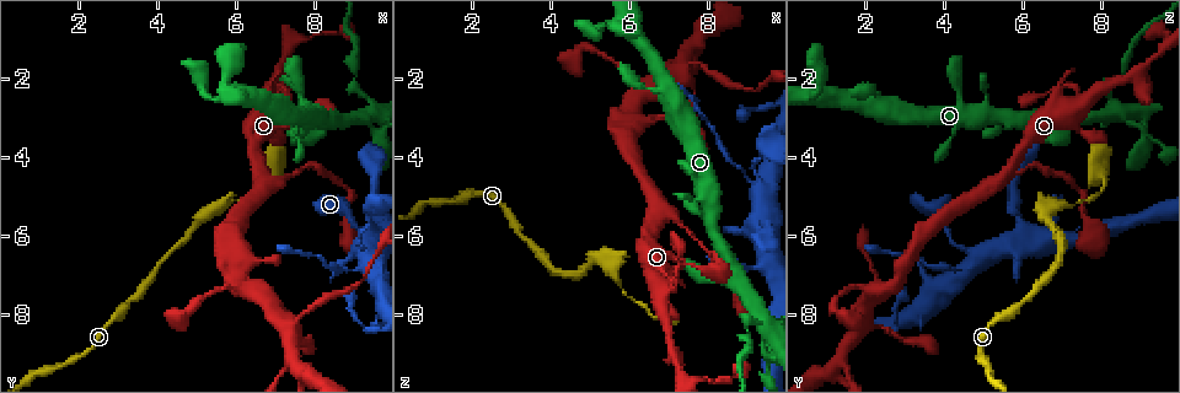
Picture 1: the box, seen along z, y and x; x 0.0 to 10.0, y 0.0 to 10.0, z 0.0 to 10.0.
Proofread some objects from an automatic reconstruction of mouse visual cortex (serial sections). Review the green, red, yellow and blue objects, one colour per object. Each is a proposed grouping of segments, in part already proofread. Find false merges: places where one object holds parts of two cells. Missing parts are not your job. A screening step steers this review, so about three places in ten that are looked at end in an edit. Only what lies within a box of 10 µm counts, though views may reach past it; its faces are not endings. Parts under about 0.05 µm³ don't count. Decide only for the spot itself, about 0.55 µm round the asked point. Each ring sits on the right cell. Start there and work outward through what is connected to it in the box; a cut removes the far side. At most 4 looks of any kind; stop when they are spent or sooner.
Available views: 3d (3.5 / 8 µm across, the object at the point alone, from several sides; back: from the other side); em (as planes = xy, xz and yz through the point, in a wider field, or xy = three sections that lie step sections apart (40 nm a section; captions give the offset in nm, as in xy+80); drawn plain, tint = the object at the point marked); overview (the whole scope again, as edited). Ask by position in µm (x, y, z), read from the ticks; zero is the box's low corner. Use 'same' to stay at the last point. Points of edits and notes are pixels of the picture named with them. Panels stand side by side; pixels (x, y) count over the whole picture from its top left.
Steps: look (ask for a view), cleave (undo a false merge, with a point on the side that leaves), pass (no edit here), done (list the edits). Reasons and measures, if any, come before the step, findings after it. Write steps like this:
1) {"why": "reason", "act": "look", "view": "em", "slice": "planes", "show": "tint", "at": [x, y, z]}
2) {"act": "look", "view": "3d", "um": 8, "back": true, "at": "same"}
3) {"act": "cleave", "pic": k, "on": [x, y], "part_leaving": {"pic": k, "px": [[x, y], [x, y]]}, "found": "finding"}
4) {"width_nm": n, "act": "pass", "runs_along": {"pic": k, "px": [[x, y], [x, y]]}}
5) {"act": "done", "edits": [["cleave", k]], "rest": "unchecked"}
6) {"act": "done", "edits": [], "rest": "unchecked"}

{"why": "calibre changes", "act": "look", "view": "3d", "um": 3.5, "at": [7.50, 4.45, 5.75]}

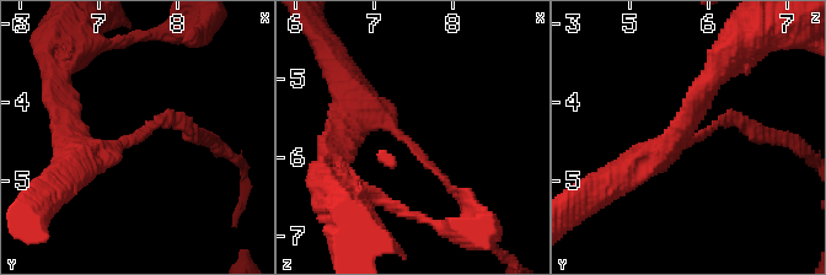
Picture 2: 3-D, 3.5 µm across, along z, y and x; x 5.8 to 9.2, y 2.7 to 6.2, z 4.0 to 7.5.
{"act": "look", "view": "em", "slice": "xy", "step": 3, "show": "tint", "at": [7.50, 4.45, 5.80]}

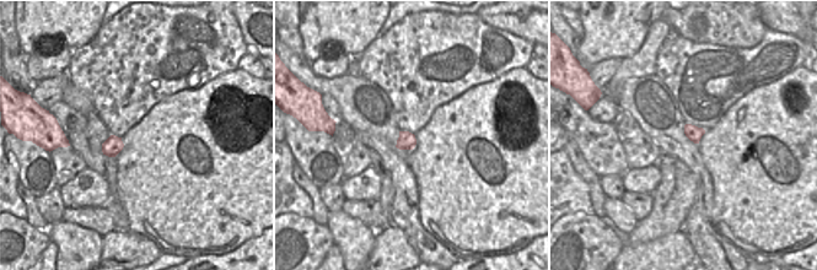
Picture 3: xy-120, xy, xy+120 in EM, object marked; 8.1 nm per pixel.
{"width_nm": 140, "act": "pass", "runs_along": {"pic": 2, "px": [[346, 120], [376, 114], [462, 199]]}, "found": "continuous, no second cell"}

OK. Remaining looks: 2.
{"why": "thin neck", "act": "look", "view": "3d", "um": 3.5, "at": [9.05, 1.95, 8.45]}

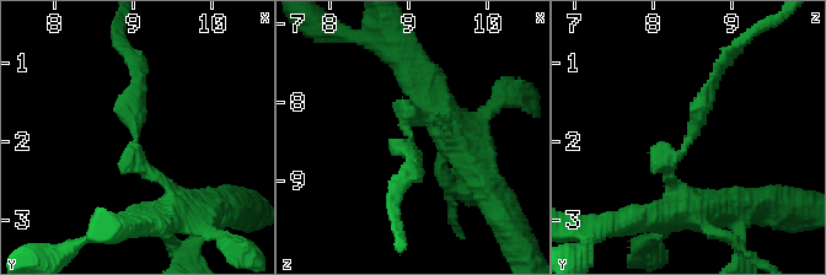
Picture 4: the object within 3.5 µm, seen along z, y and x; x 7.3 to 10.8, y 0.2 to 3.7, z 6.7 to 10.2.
{"arm_widths_nm": [150, 150], "act": "look", "view": "em", "slice": "xy", "step": 5, "show": "tint", "at": [9.05, 1.95, 8.45]}

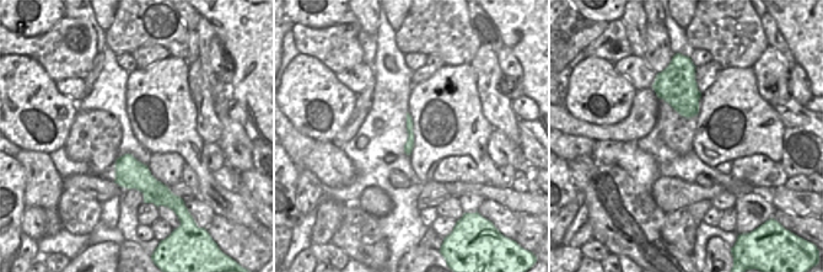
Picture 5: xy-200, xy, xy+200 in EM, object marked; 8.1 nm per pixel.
{"act": "cleave", "pic": 4, "on": [697, 102], "part_leaving": {"pic": 4, "px": [[688, 136], [717, 69], [745, 38]]}, "found": "two cells meet here"}

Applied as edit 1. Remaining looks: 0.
{"act": "done", "edits": [["cleave", 4]], "rest": "unchecked"}

